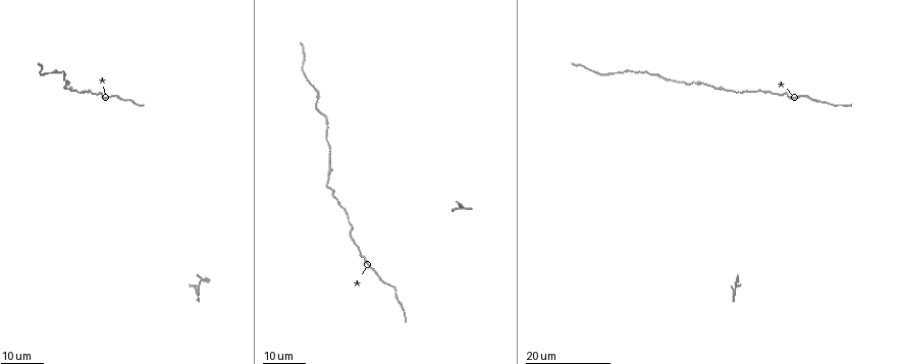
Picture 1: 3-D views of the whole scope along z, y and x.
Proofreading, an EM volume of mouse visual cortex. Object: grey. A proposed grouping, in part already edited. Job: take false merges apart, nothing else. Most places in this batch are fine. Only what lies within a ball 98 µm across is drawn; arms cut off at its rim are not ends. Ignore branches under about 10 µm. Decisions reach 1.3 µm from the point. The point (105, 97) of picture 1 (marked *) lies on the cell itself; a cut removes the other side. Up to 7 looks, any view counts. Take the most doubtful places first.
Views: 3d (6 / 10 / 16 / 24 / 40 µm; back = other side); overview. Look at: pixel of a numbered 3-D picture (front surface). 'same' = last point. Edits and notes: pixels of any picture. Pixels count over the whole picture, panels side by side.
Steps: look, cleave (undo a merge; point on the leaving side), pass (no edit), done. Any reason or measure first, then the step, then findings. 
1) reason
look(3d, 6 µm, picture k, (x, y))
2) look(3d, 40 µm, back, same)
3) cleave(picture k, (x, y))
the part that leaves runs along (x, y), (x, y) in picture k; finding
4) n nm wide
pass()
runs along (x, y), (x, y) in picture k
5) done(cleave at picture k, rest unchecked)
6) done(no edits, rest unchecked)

sudden change in width
look(3d, 16 µm, picture 1, (631, 70))

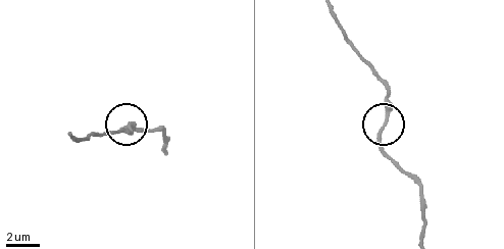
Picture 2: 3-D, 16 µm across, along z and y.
look(3d, 10 µm, picture 2, (387, 124))

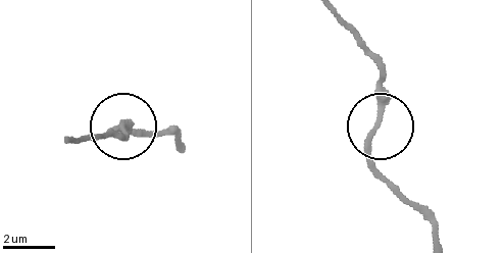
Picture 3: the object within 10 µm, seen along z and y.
pass()
one cell here

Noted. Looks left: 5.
sudden change in width
look(3d, 24 µm, picture 1, (816, 102))

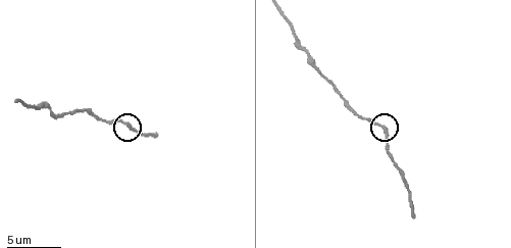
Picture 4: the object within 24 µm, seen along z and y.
zoom in
look(3d, 10 µm, picture 4, (380, 125))

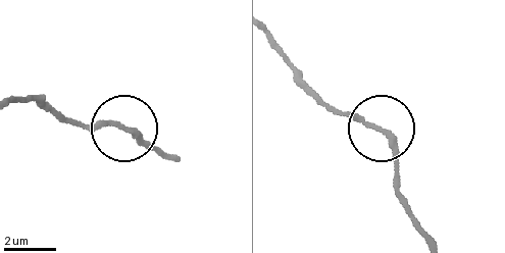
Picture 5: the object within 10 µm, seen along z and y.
200 nm wide
pass()
all the same cell

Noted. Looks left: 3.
sudden change in width
look(3d, 24 µm, picture 1, (328, 186))

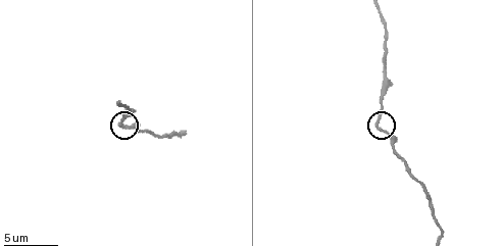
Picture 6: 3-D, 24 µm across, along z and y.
zoom in
look(3d, 10 µm, picture 6, (381, 129))

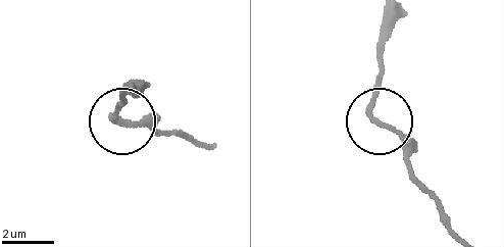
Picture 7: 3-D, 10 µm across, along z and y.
pass()
runs along (453, 229), (405, 143), (376, 117), (379, 47) in picture 7; continuous, no second cell

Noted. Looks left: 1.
calibre changes
look(3d, 6 µm, picture 6, (385, 75))

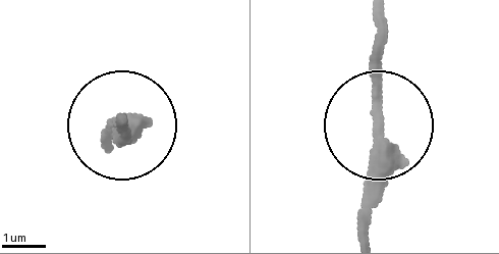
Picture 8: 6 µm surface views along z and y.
pass()
runs along (362, 236), (383, 115), (383, 20) in picture 8; all the same cell

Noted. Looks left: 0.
done(no edits, rest unchecked)

